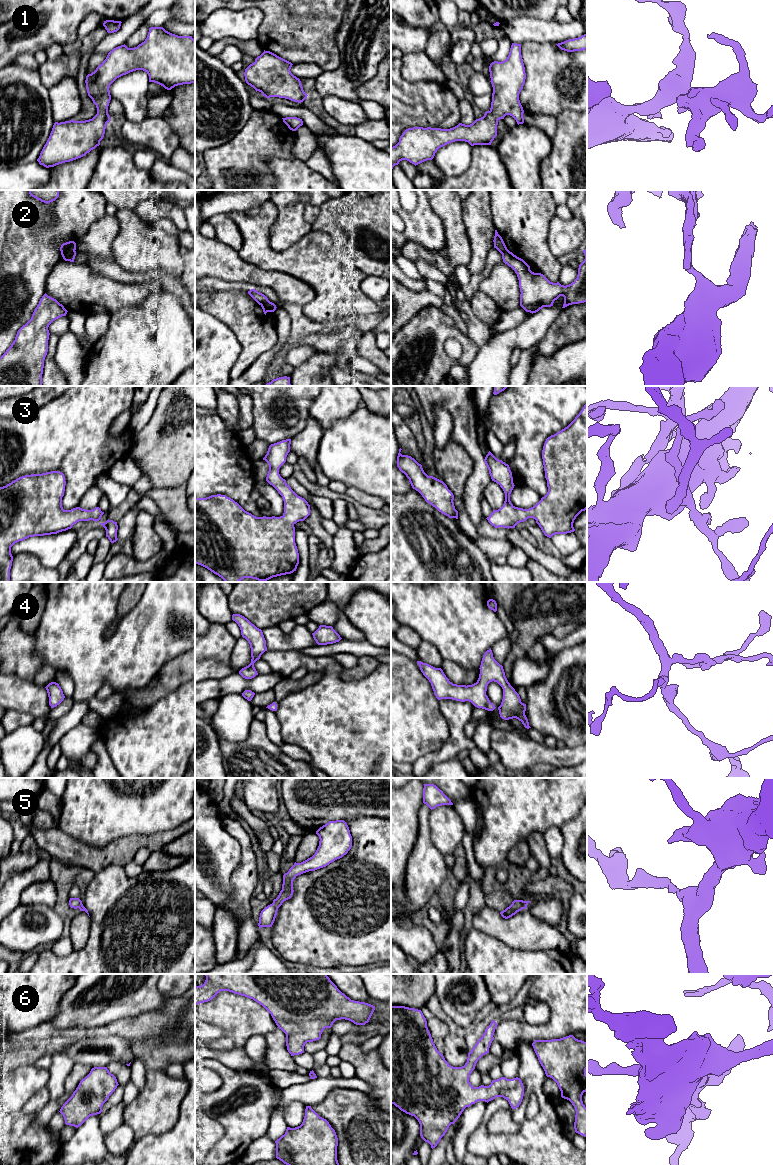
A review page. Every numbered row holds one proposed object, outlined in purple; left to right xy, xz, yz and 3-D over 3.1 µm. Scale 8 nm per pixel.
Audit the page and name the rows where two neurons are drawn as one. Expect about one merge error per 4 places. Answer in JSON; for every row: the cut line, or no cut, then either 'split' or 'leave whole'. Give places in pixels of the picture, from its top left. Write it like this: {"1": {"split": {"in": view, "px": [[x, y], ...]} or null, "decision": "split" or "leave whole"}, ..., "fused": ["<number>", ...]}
{"1": {"split": null, "decision": "leave whole"}, "2": {"split": {"in": "xy", "px": [[74, 250], [63, 258]]}, "decision": "split"}, "3": {"split": null, "decision": "leave whole"}, "4": {"split": null, "decision": "leave whole"}, "5": {"split": null, "decision": "leave whole"}, "6": {"split": null, "decision": "leave whole"}, "fused": ["2"]}

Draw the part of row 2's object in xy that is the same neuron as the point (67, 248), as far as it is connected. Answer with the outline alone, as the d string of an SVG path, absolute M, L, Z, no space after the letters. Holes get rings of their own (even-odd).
M74 241L63 243L60 247L61 255L63 258L70 255L75 250L76 250L76 243Z

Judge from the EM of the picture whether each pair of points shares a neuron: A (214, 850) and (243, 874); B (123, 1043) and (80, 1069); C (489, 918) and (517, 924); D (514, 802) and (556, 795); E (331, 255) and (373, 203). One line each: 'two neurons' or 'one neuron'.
A: two neurons
B: two neurons
C: one neuron
D: one neuron
E: two neurons

